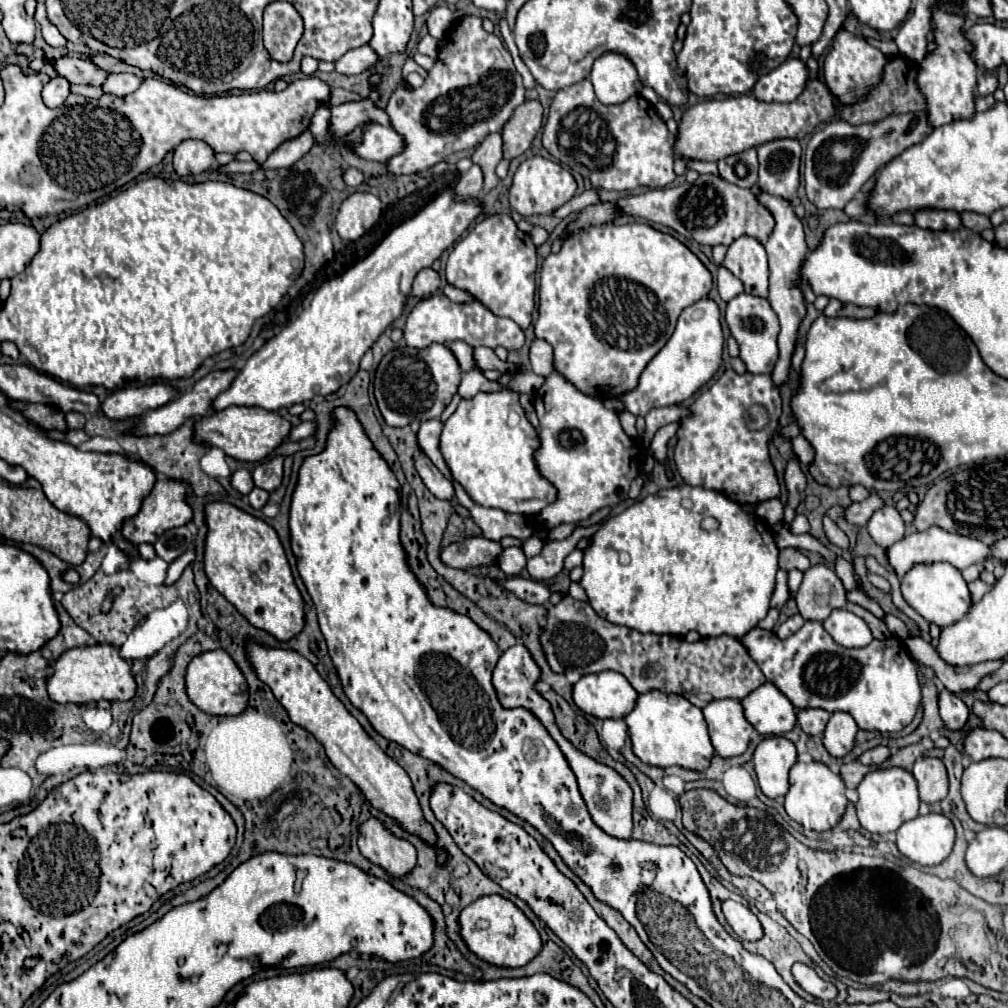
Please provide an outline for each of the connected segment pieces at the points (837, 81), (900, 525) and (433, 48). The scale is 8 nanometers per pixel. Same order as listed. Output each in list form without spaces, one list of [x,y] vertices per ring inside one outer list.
[[[840,28],[834,36],[830,52],[824,58],[824,66],[822,66],[824,82],[840,98],[840,102],[852,102],[852,98],[864,98],[868,86],[874,86],[876,78],[880,78],[880,70],[884,68],[884,58],[886,56],[880,50],[866,44],[866,40],[856,38],[846,28]]]
[[[882,506],[868,520],[868,532],[878,546],[888,548],[904,538],[904,522],[894,506]]]
[[[424,36],[420,42],[418,42],[418,52],[420,54],[426,54],[426,56],[432,56],[436,58],[438,56],[438,40],[434,40],[432,36]]]

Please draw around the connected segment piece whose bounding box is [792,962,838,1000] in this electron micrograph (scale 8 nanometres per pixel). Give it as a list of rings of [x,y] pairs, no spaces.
[[[796,962],[796,964],[792,966],[792,974],[794,974],[794,980],[796,980],[808,994],[812,994],[814,998],[834,1000],[836,994],[838,994],[838,990],[834,988],[832,982],[822,980],[822,978],[814,972],[814,968],[810,968],[810,966],[802,964],[802,962]]]

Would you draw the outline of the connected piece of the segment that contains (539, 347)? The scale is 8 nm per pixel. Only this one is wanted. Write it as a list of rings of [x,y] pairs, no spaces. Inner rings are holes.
[[[536,338],[530,346],[530,366],[534,374],[552,374],[554,366],[552,366],[552,346],[540,338]]]

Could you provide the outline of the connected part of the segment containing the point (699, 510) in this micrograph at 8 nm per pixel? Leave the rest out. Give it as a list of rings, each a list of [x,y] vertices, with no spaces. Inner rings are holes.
[[[684,484],[666,490],[664,498],[648,494],[634,502],[634,506],[626,508],[620,516],[622,542],[626,538],[626,548],[622,550],[630,554],[628,566],[618,562],[618,550],[614,548],[592,544],[584,550],[584,576],[580,586],[586,590],[588,604],[600,618],[644,634],[684,636],[690,630],[696,630],[704,638],[724,634],[742,638],[768,614],[778,570],[778,548],[774,544],[772,530],[754,514],[746,514],[726,494]],[[706,516],[714,516],[718,520],[716,530],[704,532],[700,528],[700,520]]]

